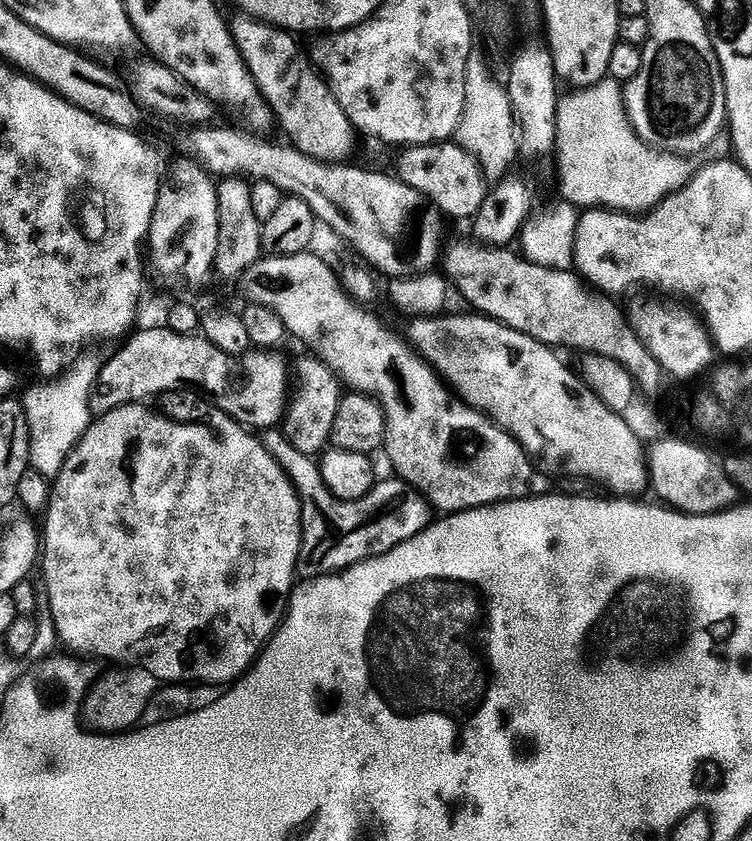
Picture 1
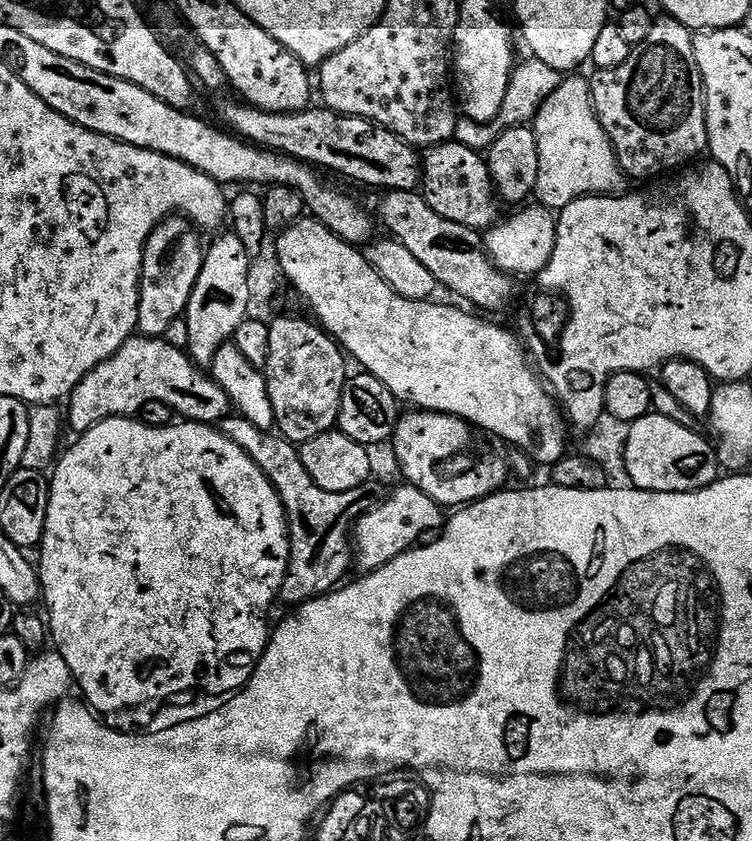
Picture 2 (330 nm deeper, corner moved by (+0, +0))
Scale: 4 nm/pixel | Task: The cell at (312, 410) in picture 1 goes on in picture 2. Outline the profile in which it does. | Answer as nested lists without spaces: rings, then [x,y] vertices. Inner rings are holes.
[[[290,316],[286,320],[273,319],[270,324],[270,358],[266,375],[270,402],[274,402],[275,427],[279,435],[297,446],[310,442],[318,438],[318,434],[326,434],[337,427],[344,388],[350,379],[349,361],[340,345],[324,331],[319,323],[309,320],[295,320]]]

